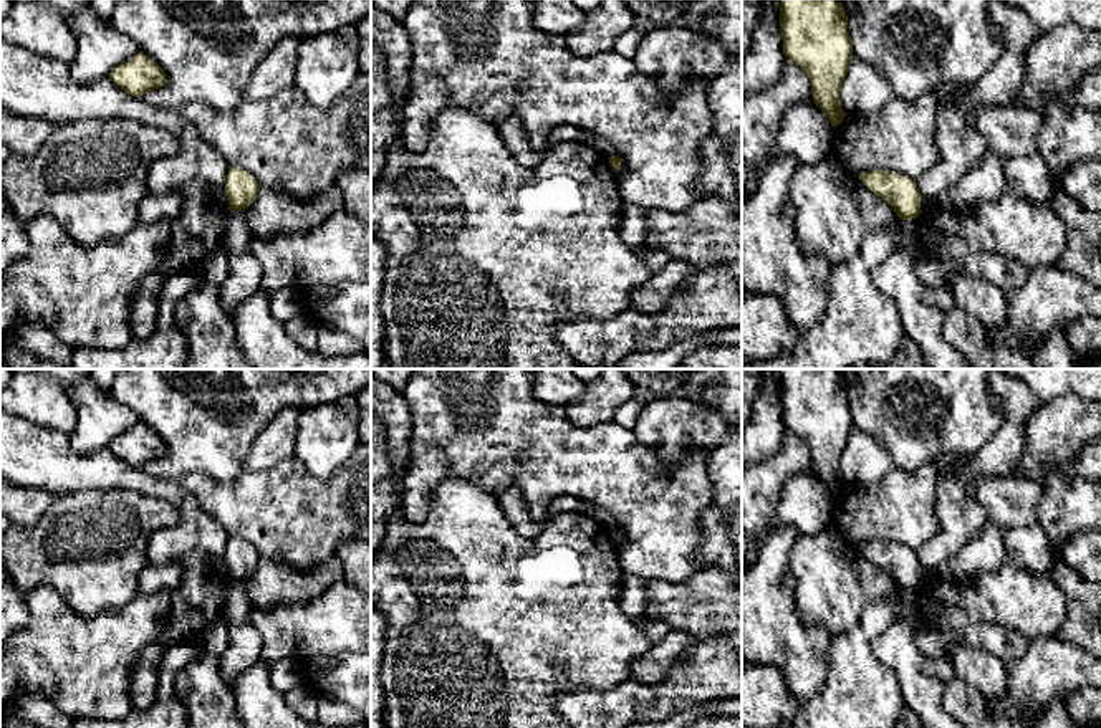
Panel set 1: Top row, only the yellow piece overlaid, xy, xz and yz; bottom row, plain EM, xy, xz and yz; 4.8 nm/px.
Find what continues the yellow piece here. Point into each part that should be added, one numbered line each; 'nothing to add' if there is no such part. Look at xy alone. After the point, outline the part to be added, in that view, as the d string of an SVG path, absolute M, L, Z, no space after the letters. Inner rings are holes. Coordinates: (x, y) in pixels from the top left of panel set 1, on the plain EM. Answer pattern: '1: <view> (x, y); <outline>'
nothing to add

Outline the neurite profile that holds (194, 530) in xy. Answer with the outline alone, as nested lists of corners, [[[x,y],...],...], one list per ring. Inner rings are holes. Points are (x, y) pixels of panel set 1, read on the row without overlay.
[[[185,498],[182,505],[175,506],[175,511],[177,523],[174,526],[151,534],[146,551],[147,563],[164,568],[192,551],[202,551],[212,559],[215,571],[228,581],[225,548],[230,536],[192,498]]]

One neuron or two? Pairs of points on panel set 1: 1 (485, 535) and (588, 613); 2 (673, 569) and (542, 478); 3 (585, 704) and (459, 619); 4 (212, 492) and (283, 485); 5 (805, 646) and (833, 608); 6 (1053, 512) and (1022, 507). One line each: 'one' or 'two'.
1: one
2: one
3: two
4: one
5: two
6: two

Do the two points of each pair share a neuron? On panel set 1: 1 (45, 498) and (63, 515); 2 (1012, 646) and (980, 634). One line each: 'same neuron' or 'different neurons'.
1: different neurons
2: same neuron

